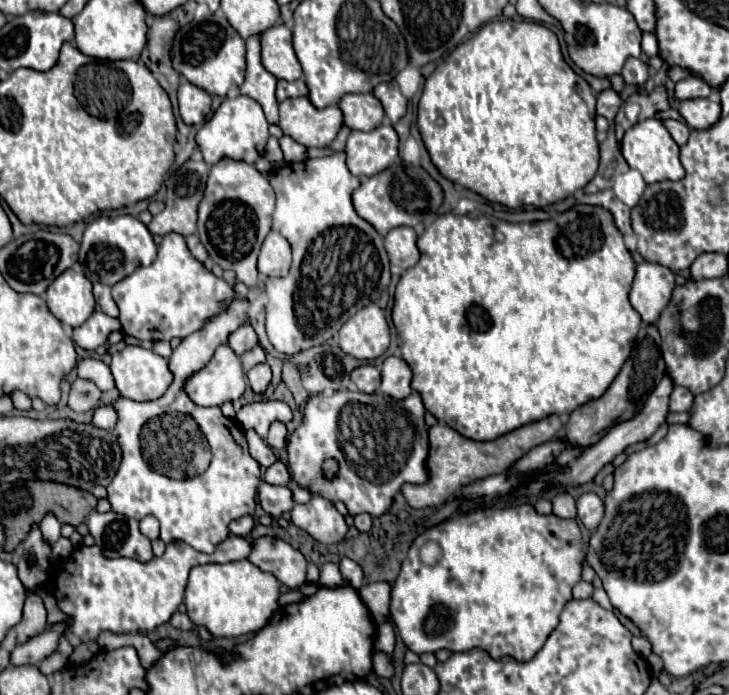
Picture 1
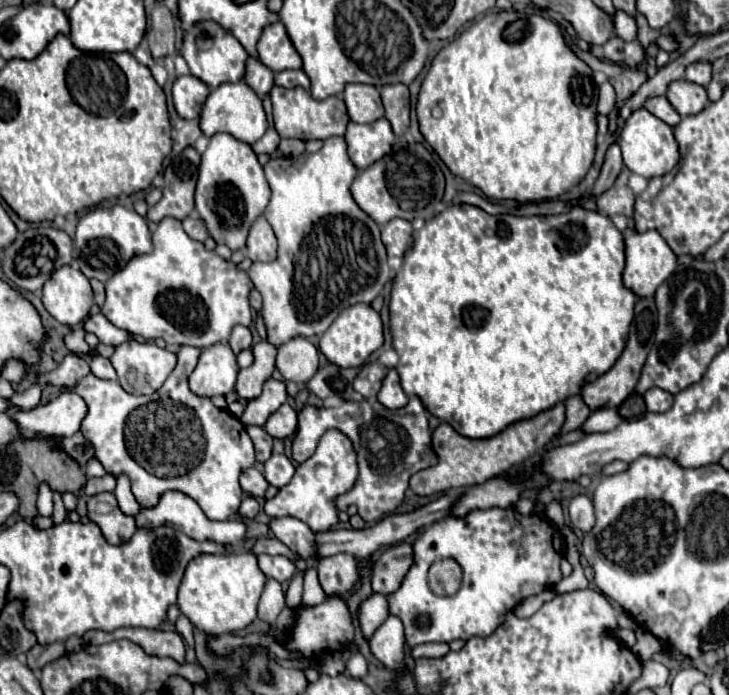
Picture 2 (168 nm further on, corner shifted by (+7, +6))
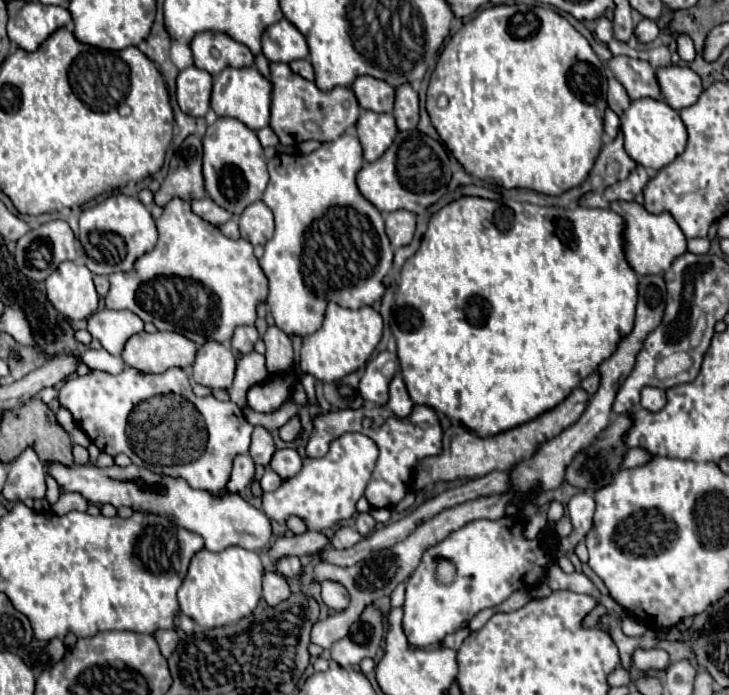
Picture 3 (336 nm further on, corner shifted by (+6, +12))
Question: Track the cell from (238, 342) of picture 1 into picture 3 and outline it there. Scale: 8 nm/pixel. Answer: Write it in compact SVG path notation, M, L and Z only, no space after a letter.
M239 326L233 334L233 340L231 340L231 346L241 352L241 354L247 354L253 350L253 344L257 342L259 334L255 330L255 326Z

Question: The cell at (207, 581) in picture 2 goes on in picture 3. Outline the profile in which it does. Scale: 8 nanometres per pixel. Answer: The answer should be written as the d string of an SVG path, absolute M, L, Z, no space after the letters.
M229 546L225 552L215 554L203 548L191 558L189 572L177 592L181 612L193 618L197 628L203 631L233 624L255 610L261 598L261 578L263 564L257 552L241 546Z

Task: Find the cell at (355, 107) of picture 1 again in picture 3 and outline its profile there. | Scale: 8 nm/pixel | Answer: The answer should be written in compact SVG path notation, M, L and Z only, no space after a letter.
M359 76L353 82L353 92L361 104L361 108L373 112L393 112L395 88L385 80L377 80L373 76Z

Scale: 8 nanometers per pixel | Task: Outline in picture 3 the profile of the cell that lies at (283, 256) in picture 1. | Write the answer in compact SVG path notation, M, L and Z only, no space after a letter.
M261 200L249 204L249 208L245 208L245 212L239 216L241 236L253 246L265 244L273 236L273 228L273 212Z

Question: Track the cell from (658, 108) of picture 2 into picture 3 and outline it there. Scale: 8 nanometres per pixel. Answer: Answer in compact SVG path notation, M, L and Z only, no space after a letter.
M613 56L607 62L607 66L611 68L613 76L625 86L631 100L639 100L645 96L663 100L655 78L655 70L649 66L649 62L629 58L629 56Z

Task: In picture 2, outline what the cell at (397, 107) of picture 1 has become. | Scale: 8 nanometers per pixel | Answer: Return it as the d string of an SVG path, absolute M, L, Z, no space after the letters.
M392 84L392 86L382 86L380 96L384 102L386 118L392 124L392 130L396 136L400 136L410 122L410 94L404 84Z

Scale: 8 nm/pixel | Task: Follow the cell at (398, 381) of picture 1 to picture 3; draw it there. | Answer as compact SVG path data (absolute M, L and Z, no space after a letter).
M397 374L391 382L391 388L389 388L389 402L387 402L387 408L395 414L395 416L409 416L409 412L413 410L413 400L409 398L409 392L401 380L401 376Z

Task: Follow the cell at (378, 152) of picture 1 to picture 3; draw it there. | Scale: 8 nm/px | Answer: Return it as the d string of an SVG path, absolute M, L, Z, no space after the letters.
M363 110L355 128L367 162L377 160L397 136L393 114L377 114L371 110Z

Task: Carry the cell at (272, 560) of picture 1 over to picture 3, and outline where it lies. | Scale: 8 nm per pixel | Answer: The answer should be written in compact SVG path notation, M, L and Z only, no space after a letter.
M293 556L293 558L281 558L281 560L277 562L277 570L279 570L283 576L293 578L293 576L297 576L297 574L303 572L303 566L301 566L301 560Z

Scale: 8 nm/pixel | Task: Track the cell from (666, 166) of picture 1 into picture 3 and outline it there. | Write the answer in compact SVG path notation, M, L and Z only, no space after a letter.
M641 98L633 100L631 106L621 116L621 130L625 136L625 150L627 154L641 166L661 170L663 166L671 164L687 144L687 128L677 110L667 106L663 100Z

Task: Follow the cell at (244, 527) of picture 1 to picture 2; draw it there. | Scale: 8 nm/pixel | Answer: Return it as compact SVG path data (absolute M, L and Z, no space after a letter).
M246 496L240 504L240 510L238 510L240 518L254 518L256 512L258 512L258 502L252 496Z

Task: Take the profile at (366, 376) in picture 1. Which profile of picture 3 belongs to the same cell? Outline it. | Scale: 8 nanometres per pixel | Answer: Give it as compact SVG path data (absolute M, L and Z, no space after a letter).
M383 352L377 358L373 358L367 364L367 370L365 370L361 384L359 384L359 392L361 392L363 400L373 402L377 406L387 404L387 400L389 400L389 380L391 378L383 370L383 366L389 362L389 358L391 358L389 352Z

